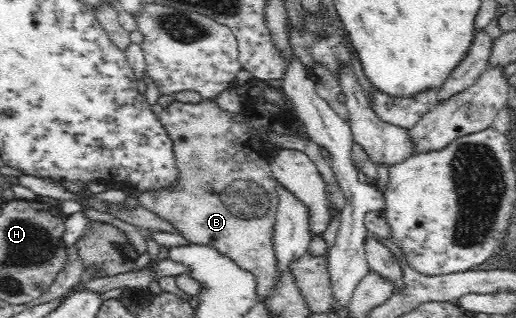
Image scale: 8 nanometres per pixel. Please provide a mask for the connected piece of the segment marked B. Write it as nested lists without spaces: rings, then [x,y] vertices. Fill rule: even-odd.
[[[172,99],[170,103],[162,105],[162,109],[155,114],[163,129],[171,139],[172,151],[179,173],[179,182],[174,190],[142,192],[138,195],[140,205],[156,212],[158,215],[172,220],[178,231],[191,244],[205,246],[228,259],[236,265],[238,270],[246,271],[253,280],[253,297],[266,300],[275,296],[277,286],[280,285],[280,272],[277,259],[272,250],[271,212],[265,201],[273,199],[275,193],[269,190],[268,177],[262,176],[262,170],[257,166],[255,160],[248,159],[250,155],[244,155],[242,163],[238,163],[232,155],[232,116],[215,106],[212,99],[204,99],[200,103],[184,103]]]

